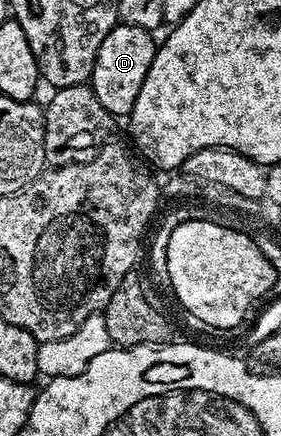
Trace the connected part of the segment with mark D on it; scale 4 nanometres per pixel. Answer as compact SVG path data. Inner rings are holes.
M119 22L104 38L104 42L100 42L88 83L96 98L100 98L100 106L104 106L104 110L108 110L115 118L129 117L132 106L136 106L140 86L144 86L144 78L148 78L148 66L152 66L156 47L156 40L152 37L149 31L140 26Z

